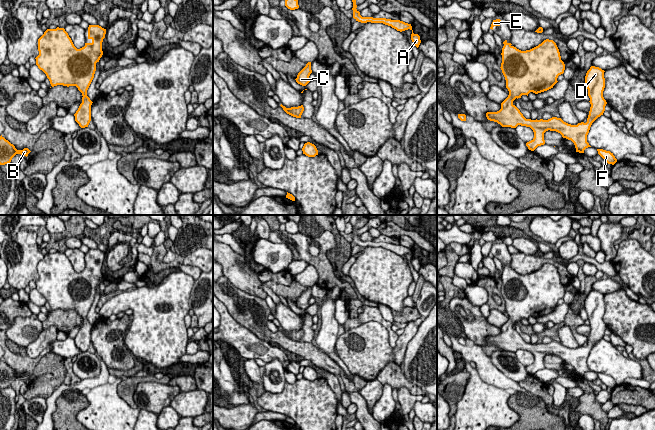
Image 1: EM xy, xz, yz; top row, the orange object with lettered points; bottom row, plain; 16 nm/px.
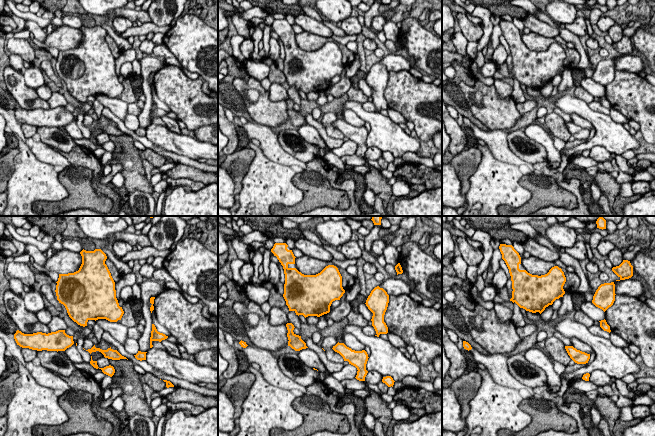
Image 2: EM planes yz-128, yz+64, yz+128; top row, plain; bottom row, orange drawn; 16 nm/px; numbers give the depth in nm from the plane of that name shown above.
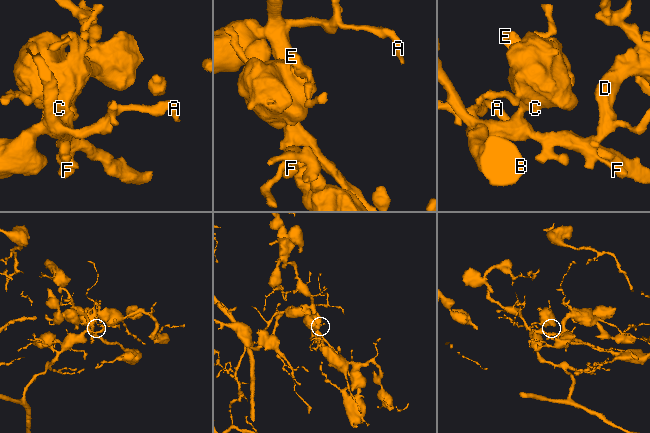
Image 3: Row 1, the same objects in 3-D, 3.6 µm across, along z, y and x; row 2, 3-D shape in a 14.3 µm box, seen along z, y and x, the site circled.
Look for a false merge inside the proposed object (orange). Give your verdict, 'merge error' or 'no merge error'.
no merge error

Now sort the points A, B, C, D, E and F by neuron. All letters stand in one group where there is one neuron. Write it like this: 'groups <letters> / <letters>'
groups A B C D E F

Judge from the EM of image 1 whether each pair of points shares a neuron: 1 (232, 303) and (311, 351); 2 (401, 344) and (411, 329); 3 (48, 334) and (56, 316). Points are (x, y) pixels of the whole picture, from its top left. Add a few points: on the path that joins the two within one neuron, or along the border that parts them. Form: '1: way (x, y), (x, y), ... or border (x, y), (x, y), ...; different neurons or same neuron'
1: way (249, 318), (266, 335), (278, 338), (290, 346); same neuron
2: way (403, 340), (409, 333); same neuron
3: border (43, 329), (54, 326), (58, 330); different neurons

